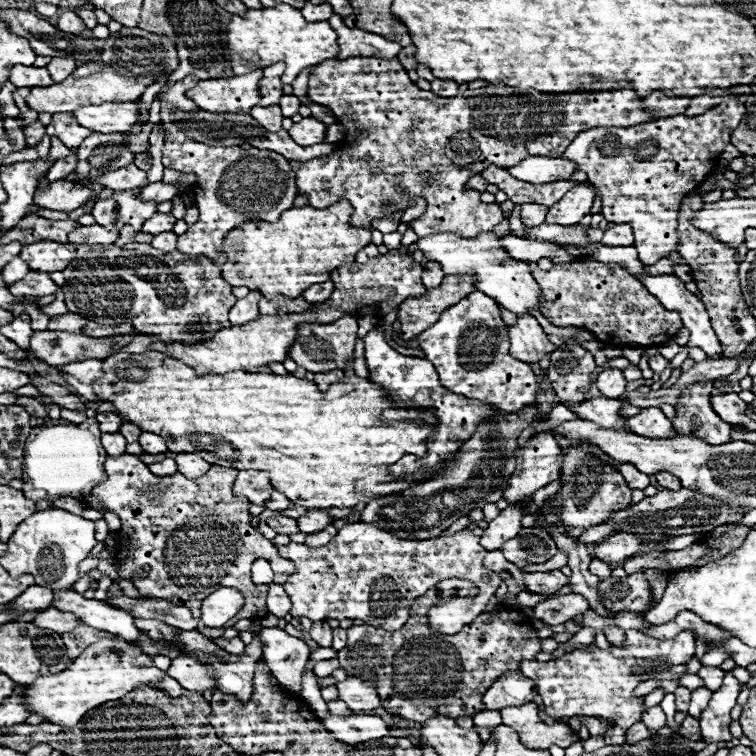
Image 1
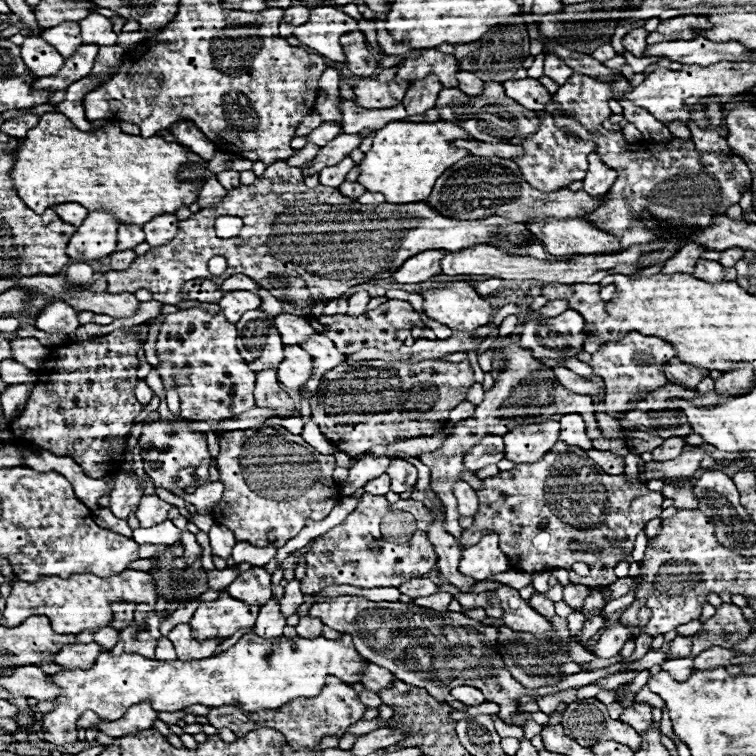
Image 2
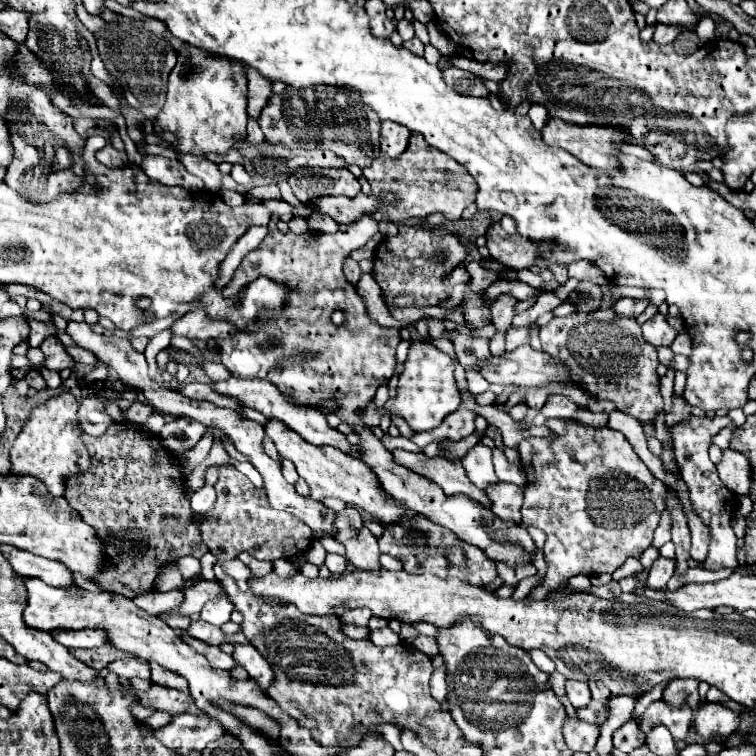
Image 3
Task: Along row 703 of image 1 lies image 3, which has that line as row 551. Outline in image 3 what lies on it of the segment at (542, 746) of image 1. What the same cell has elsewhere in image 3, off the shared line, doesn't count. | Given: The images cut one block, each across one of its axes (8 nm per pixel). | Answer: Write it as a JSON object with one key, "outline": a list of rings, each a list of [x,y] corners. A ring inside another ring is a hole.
{"outline":[[[516,526],[516,528],[508,528],[508,530],[498,530],[498,532],[492,532],[488,530],[488,534],[498,540],[498,542],[510,542],[510,544],[520,544],[526,552],[530,552],[534,556],[534,540],[530,538],[530,534],[526,532],[524,526]]]}

